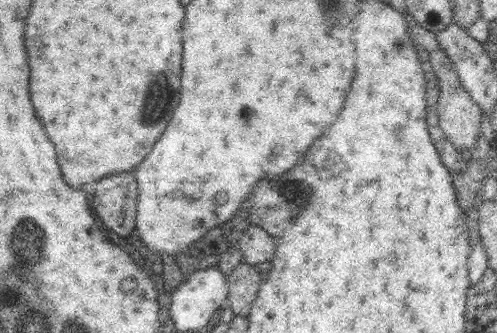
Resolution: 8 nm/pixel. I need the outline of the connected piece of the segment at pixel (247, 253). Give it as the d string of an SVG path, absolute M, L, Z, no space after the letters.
M251 224L239 240L239 250L243 254L243 262L249 266L255 266L261 262L271 262L275 258L273 240L275 238L267 236L263 232L263 228Z

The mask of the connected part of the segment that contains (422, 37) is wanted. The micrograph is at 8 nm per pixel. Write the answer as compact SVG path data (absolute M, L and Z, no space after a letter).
M405 14L405 22L407 22L407 30L409 30L409 36L413 38L415 46L423 46L427 52L429 52L429 62L431 62L431 70L433 74L437 76L437 82L439 82L439 100L437 100L437 118L439 118L439 128L441 132L445 134L445 140L457 150L461 152L461 148L477 154L477 136L481 132L481 108L479 104L475 104L471 100L471 96L467 94L467 90L461 86L459 78L457 78L457 72L455 72L455 66L453 62L447 58L447 54L439 48L437 44L437 34L435 32L429 32L425 30L423 26L419 26L411 14Z

